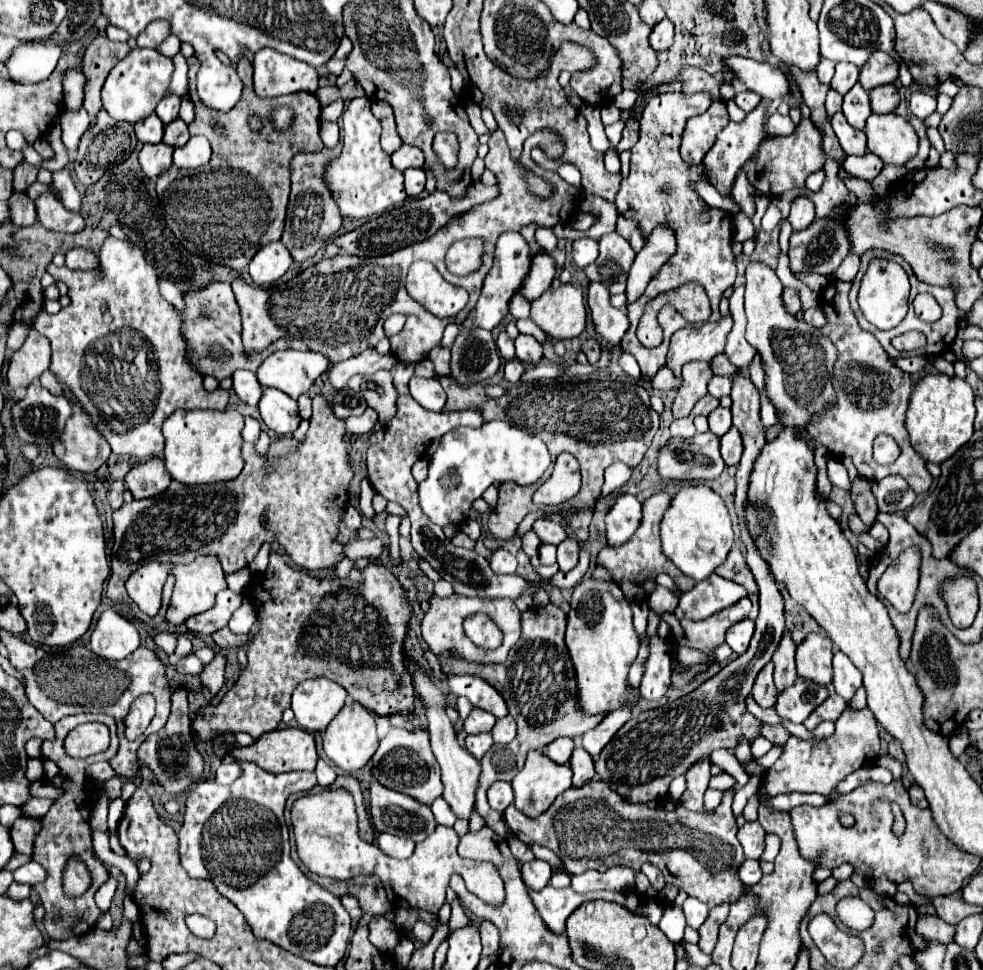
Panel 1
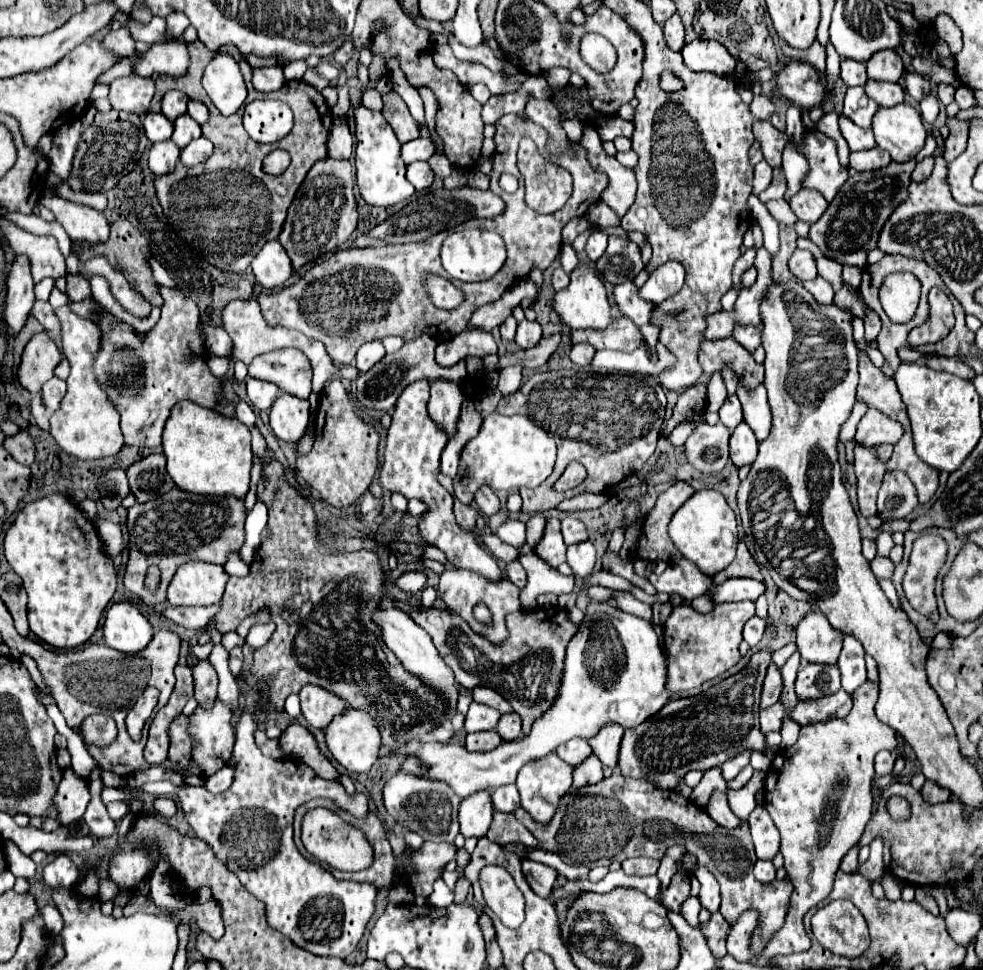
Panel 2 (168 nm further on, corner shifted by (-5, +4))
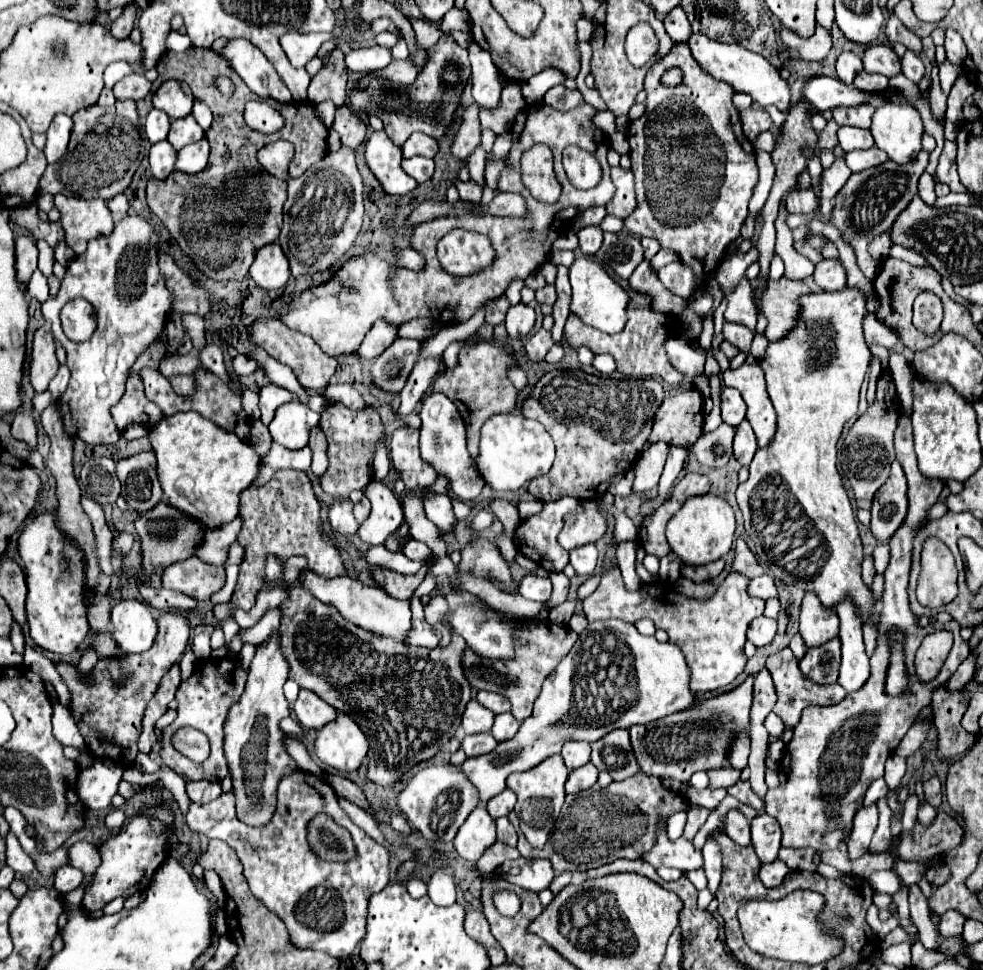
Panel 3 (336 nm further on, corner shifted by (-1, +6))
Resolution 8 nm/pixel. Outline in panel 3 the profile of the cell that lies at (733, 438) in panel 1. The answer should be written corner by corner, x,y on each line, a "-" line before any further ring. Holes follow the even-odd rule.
746,419
736,427
736,435
734,435
734,457
740,465
750,465
754,453
756,453
758,445
754,439
754,431
750,427
750,423
746,423

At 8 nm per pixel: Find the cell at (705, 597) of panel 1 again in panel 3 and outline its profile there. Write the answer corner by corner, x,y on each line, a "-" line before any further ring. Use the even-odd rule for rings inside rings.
762,575
762,577
756,577
748,583
746,587
748,595
752,597
760,597
760,599
770,599
770,597
776,597
776,585
774,585
774,577
770,575

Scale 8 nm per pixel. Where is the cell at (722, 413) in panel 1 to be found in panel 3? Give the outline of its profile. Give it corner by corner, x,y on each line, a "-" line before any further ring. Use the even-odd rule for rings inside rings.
724,387
722,391
722,421
736,427
746,415
746,405
740,393
732,387

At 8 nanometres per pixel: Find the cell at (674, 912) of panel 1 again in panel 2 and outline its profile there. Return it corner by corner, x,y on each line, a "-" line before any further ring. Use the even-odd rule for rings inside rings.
690,897
688,901
684,901
682,907
684,907
684,909
682,909
684,919
686,919
690,925
698,925
698,913
700,913
700,909
702,909
698,897

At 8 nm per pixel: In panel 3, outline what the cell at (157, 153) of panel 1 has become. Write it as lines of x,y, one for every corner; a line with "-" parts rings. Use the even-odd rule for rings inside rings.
158,141
150,147
148,159
150,159
152,175
156,179
162,179
172,173
174,163
176,163
176,151
174,151
174,147
170,147
168,141

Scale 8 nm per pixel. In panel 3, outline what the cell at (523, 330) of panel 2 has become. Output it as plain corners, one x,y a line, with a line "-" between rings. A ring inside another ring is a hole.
514,305
508,309
508,315
506,315
506,329
508,329
508,335
512,339
522,339
522,337
528,337
532,327
534,327
534,309
528,307
528,305

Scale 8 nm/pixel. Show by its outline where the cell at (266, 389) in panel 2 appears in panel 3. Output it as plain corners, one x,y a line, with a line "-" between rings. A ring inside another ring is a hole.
264,385
264,387
260,387
258,397
260,397
260,399
258,399
258,407
260,407
260,411
262,411
260,421
262,421
264,425
270,423
270,419
274,417
276,407
280,407
282,403
292,401
292,393
286,391
286,389
282,389
282,387
278,387
278,385

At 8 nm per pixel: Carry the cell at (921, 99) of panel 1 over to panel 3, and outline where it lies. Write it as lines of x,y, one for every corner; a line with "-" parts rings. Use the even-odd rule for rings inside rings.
906,51
904,57
902,57
902,73
910,81
918,83
924,77
924,61
922,61
922,57
912,53
912,51

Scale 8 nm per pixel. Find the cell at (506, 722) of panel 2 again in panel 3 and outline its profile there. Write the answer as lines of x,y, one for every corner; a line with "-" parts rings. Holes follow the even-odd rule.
500,713
500,715
496,715
494,727
490,733
494,735
496,741
506,741
506,739
512,739
516,735
518,727
520,727
520,723
514,719
512,713

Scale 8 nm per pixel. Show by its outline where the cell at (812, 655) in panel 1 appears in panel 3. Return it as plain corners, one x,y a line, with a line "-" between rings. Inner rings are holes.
806,593
800,609
800,635
808,649
820,647
826,641
838,637
838,615
826,611
816,595

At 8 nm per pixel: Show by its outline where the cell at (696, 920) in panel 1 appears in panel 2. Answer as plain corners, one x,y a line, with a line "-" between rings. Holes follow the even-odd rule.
698,867
694,875
700,881
700,901
702,907
706,907
710,913
716,913
720,909
720,885
712,877
712,873
706,867

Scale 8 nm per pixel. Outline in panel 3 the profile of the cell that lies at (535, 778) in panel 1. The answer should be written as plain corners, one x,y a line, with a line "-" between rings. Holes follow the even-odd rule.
552,755
550,759
542,761
540,765
536,765
530,771
524,773
512,773
506,781
506,785
518,795
516,807
514,811
520,817
520,829
526,835
526,839
530,841
532,847
544,847
548,833
552,831
558,815
560,815
560,807
564,803
564,783
568,779
568,767
562,763
560,755

